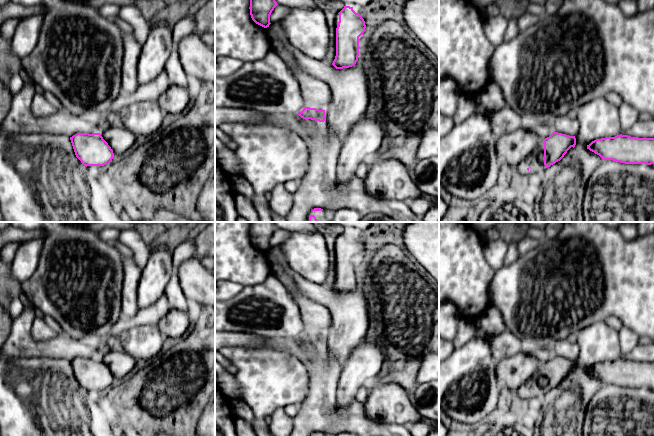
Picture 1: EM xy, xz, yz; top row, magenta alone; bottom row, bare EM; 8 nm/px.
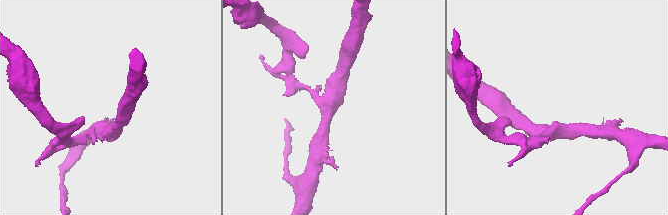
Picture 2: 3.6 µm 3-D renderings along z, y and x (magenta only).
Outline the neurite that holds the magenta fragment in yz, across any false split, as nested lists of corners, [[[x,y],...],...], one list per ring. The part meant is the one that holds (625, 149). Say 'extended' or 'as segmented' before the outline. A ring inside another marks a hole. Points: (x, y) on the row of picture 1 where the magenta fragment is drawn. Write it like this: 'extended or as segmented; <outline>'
as segmented; [[[617,135],[596,139],[587,149],[599,155],[602,160],[625,164],[654,164],[654,138],[638,138]]]

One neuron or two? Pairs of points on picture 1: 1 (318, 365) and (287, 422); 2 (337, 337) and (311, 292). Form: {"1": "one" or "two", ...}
{"1": "two", "2": "one"}

